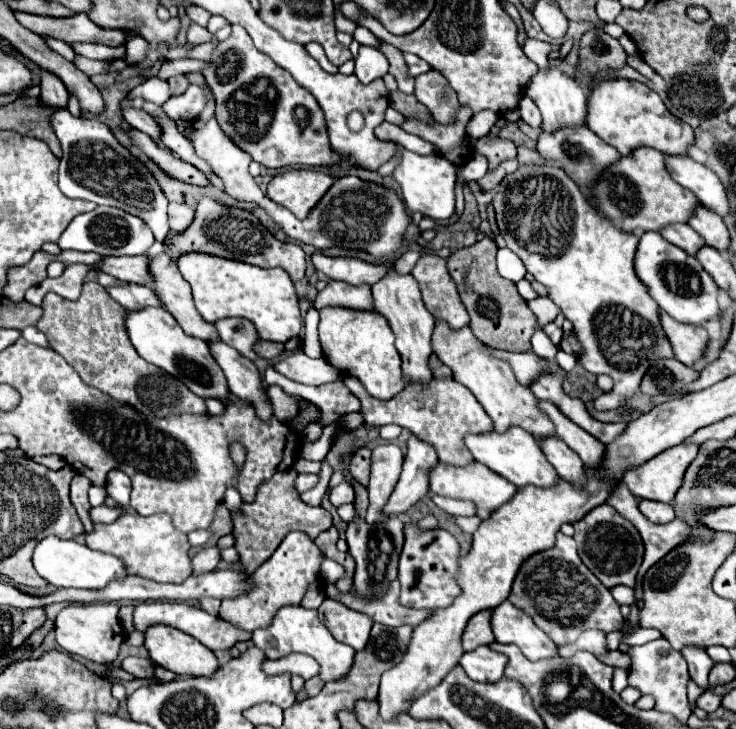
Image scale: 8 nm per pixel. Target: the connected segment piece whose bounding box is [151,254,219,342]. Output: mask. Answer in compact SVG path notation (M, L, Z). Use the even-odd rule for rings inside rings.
M159 254L151 260L151 274L155 278L155 292L161 298L167 312L175 316L179 326L205 342L219 340L219 332L215 332L213 324L207 324L203 316L199 316L199 310L195 308L191 286L187 280L183 280L179 268L167 254Z

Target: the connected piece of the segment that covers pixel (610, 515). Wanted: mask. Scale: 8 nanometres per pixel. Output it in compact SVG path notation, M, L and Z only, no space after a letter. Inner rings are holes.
M601 504L601 506L595 506L591 512L587 512L581 520L577 520L573 528L575 528L573 538L577 542L583 564L607 588L613 588L617 584L625 584L631 588L635 586L635 574L643 560L643 542L641 542L639 532L629 520L617 514L615 508L611 508L609 504Z

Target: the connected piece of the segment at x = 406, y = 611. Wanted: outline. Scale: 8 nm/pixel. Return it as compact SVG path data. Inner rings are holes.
M397 580L391 582L387 594L383 598L377 598L377 600L365 600L365 598L355 596L353 592L339 594L335 584L327 584L325 592L327 592L329 598L333 598L337 602L343 602L345 606L349 606L353 610L371 616L373 622L387 624L387 626L403 626L403 624L417 626L423 620L433 616L433 610L415 610L415 608L401 606L399 604L399 582Z

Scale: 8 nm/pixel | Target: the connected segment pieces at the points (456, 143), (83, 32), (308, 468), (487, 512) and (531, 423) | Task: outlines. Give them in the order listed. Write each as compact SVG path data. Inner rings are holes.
M463 106L457 114L459 116L457 116L455 124L447 124L447 126L437 124L437 122L425 124L421 120L407 118L401 128L407 130L407 132L411 132L411 134L421 136L427 142L433 142L439 148L441 156L445 156L449 162L453 162L453 164L465 164L473 156L473 150L461 148L461 140L465 136L465 124L473 116L473 112L467 106Z
M15 12L15 18L29 28L31 32L39 36L51 36L63 42L101 42L109 46L119 46L125 44L125 34L123 30L105 30L99 28L89 20L87 14L75 14L67 18L47 18L47 16L37 16L37 14L23 14Z
M299 456L299 458L295 460L293 468L295 468L297 472L301 472L301 474L303 474L303 472L315 472L315 474L317 474L317 472L321 470L321 462L313 462L313 460L305 460L305 458L301 458L301 456Z
M473 462L469 466L463 468L455 468L455 466L445 466L445 464L437 464L437 468L431 472L429 478L429 486L431 492L439 494L439 496L449 496L449 498L457 498L457 500L469 500L475 504L475 512L481 520L487 520L501 504L505 504L507 500L511 500L517 492L517 488L503 480L501 476L495 476L495 472L491 472L487 466Z
M445 322L435 324L433 352L439 356L439 360L443 364L447 364L453 370L453 378L473 392L477 402L483 406L483 410L493 420L493 426L497 432L505 432L505 428L519 426L519 428L525 428L527 432L531 432L535 438L557 436L555 426L551 424L551 418L539 408L539 400L535 398L535 394L515 380L511 366L507 362L495 358L473 336L471 328L449 330L449 326Z

